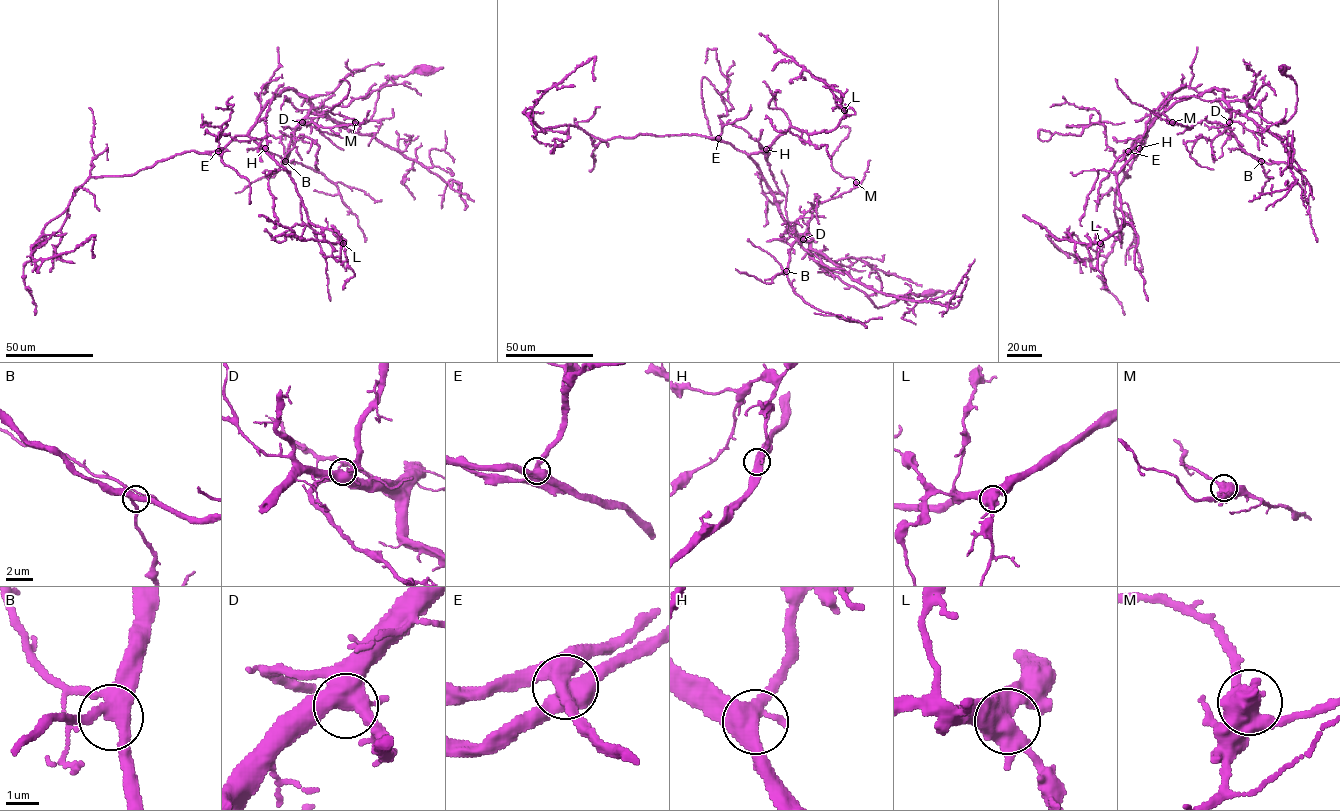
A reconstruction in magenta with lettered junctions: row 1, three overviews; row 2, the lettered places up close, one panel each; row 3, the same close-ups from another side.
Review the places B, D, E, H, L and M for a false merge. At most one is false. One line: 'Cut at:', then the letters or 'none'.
Cut at: E

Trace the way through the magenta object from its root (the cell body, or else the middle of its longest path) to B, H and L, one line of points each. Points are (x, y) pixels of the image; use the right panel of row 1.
B: (1282, 70), (1296, 86), (1296, 110), (1286, 122), (1268, 122), (1243, 101), (1228, 104), (1231, 133), (1261, 161)
H: (1282, 70), (1296, 86), (1286, 122), (1268, 122), (1212, 88), (1170, 106), (1139, 148)
L: (1282, 70), (1297, 94), (1283, 123), (1226, 101), (1218, 88), (1165, 110), (1117, 175), (1123, 223), (1100, 243)

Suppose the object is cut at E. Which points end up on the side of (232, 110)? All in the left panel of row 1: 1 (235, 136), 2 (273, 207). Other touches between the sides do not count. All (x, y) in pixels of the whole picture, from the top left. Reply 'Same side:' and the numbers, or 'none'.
Same side: none

